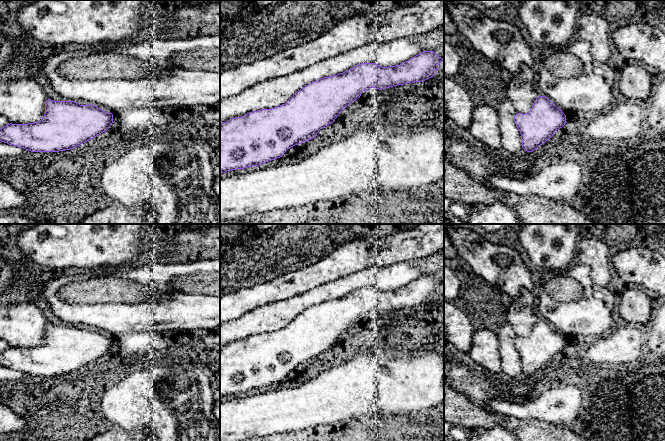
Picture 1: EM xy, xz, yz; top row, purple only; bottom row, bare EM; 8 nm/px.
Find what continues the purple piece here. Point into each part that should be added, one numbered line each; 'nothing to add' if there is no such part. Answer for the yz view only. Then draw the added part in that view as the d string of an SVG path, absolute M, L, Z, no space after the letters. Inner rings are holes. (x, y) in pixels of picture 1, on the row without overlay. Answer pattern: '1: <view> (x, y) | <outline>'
nothing to add

